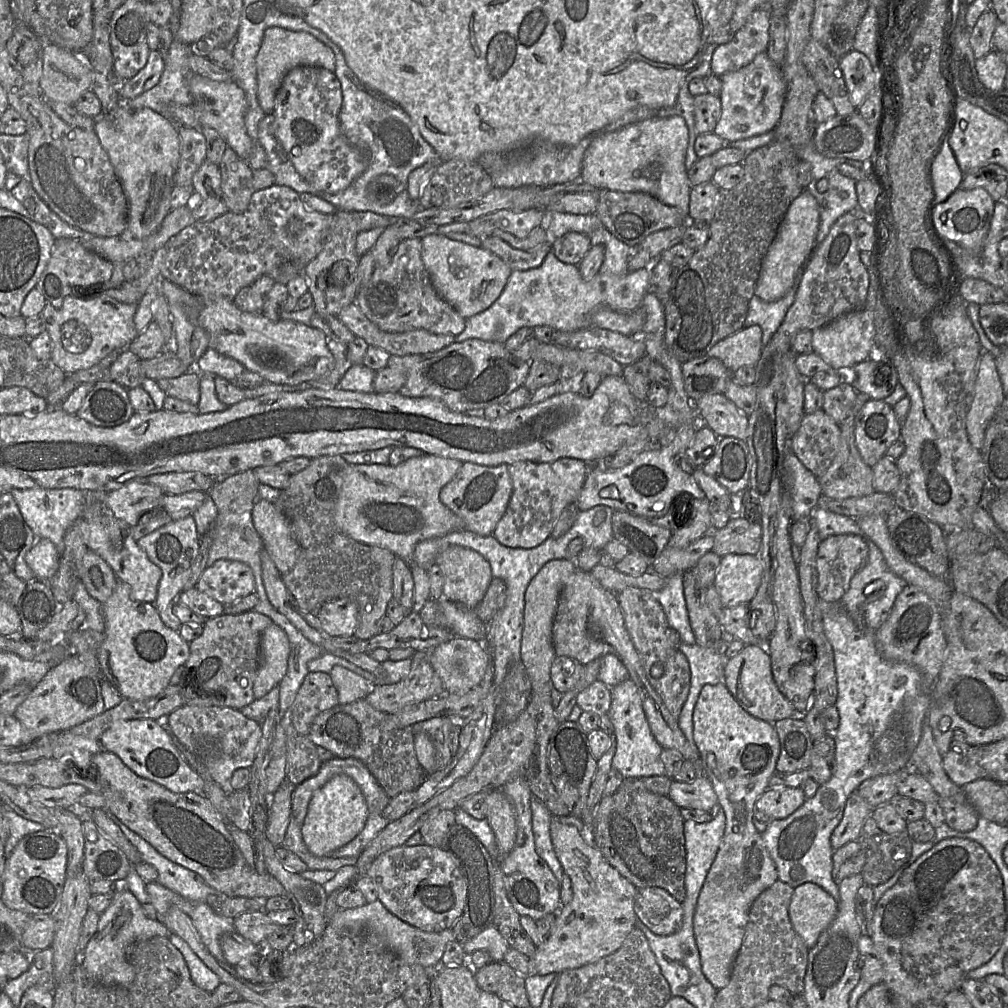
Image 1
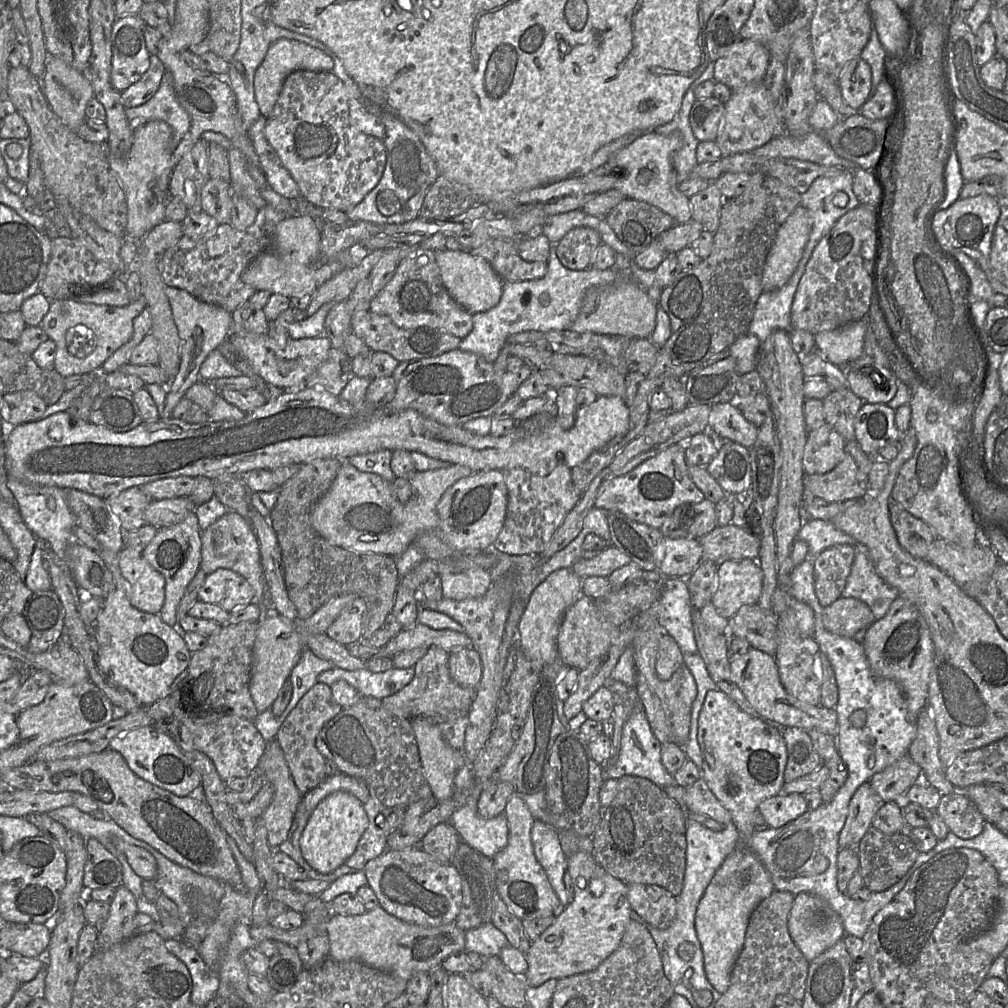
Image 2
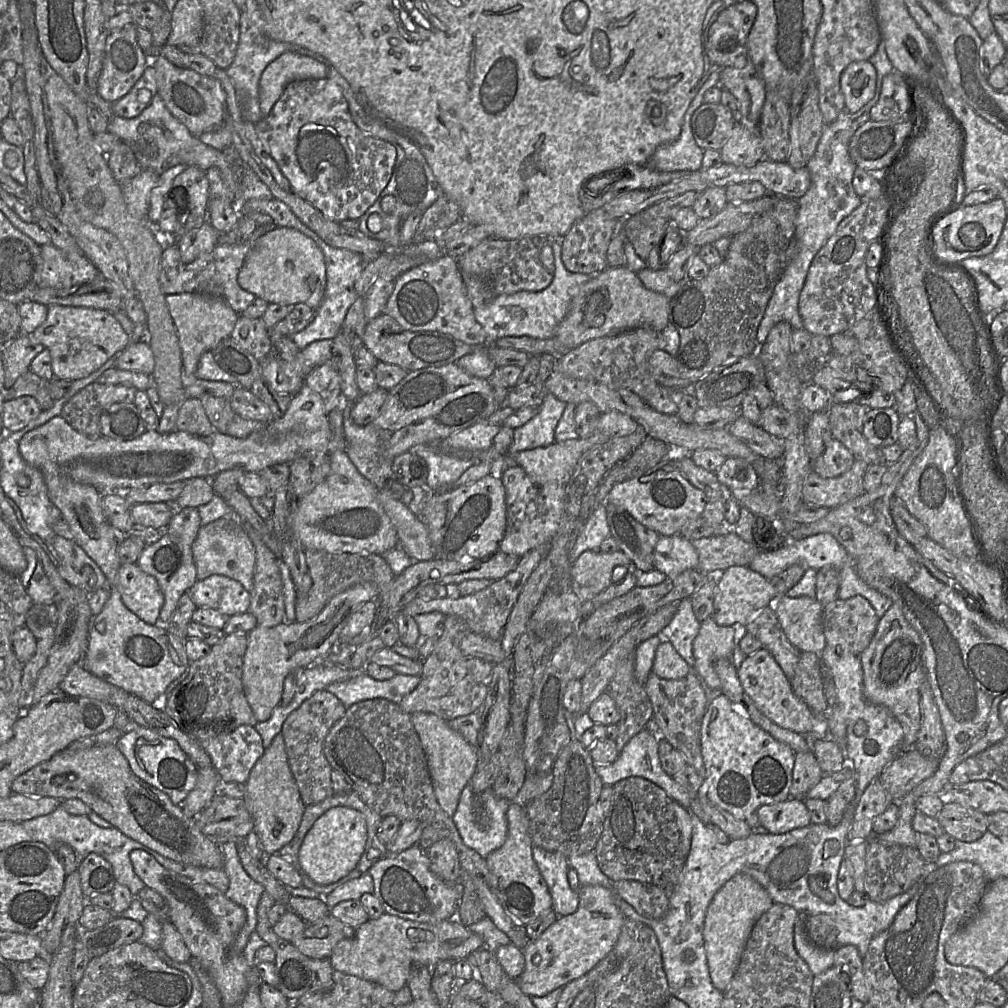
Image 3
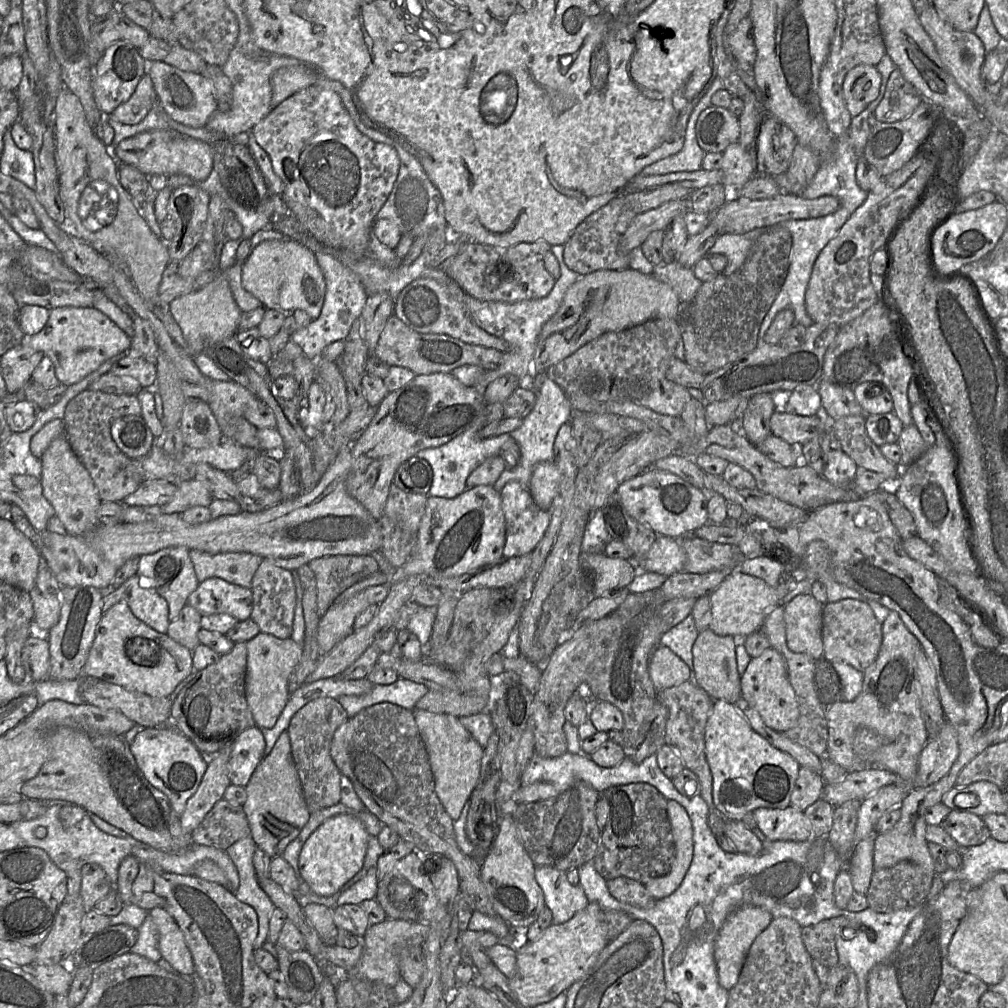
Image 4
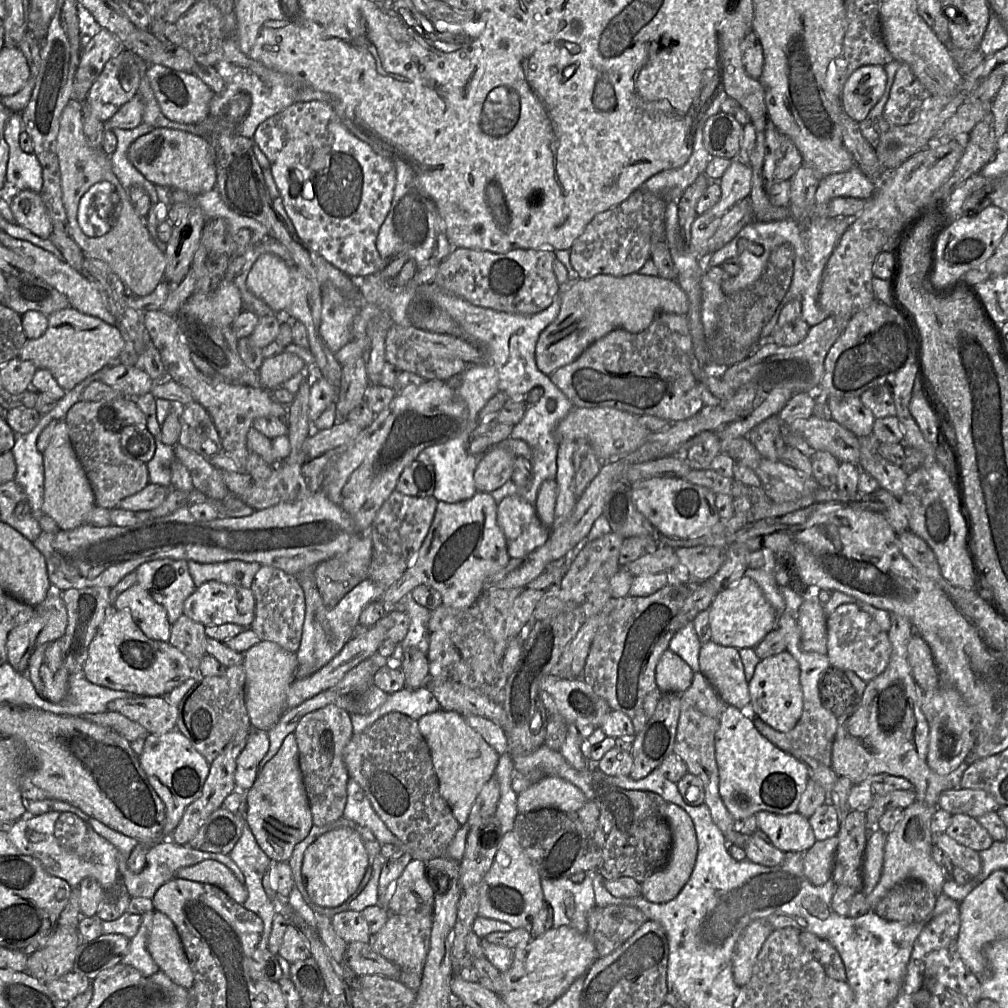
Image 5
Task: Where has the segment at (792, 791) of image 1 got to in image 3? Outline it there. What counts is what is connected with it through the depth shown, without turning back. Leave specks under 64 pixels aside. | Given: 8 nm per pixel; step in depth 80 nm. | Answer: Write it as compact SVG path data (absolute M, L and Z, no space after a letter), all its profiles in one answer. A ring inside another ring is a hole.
M789 798L783 802L762 805L755 813L760 825L771 834L783 834L811 823L803 799Z

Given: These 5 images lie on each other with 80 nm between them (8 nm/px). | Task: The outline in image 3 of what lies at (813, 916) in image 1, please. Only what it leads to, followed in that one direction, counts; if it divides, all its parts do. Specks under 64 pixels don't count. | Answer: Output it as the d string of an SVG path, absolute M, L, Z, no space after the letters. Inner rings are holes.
M799 914L794 926L794 946L814 975L819 975L834 964L836 948L825 949L814 945L806 932L807 917Z

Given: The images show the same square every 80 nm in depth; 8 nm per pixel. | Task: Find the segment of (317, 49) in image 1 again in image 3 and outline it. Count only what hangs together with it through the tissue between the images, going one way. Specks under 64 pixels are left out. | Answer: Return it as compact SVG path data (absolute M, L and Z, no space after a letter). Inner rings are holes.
M287 51L272 61L259 81L259 103L262 117L269 115L285 87L298 80L326 78L329 66L313 56Z

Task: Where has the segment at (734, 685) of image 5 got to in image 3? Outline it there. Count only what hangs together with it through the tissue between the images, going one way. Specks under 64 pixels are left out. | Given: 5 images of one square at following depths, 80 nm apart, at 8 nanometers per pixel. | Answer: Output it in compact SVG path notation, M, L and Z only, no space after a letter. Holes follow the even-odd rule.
M710 616L700 623L699 633L693 641L695 674L715 691L720 691L721 682L713 663L720 658L731 658L734 635L735 627L720 626Z

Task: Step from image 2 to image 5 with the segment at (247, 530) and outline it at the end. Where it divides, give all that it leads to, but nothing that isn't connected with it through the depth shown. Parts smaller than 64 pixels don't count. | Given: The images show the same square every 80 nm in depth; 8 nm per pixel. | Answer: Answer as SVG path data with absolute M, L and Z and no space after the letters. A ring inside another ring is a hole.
M228 560L214 563L187 561L188 571L196 587L206 581L217 580L244 588L250 588L262 565L258 562Z

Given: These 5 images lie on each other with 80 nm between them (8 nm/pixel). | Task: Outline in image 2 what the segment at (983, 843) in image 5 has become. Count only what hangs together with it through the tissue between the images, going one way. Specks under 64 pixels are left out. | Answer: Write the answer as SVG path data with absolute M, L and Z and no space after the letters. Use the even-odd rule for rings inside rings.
M955 791L941 797L935 810L949 831L961 839L979 835L985 819L964 791Z

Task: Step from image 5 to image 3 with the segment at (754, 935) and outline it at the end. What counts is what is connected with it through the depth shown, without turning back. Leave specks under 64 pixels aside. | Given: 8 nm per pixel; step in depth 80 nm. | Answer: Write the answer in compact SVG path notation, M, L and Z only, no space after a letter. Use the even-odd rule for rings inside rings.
M746 873L730 878L711 900L705 915L703 939L709 975L720 992L728 989L754 924L773 903L768 892Z

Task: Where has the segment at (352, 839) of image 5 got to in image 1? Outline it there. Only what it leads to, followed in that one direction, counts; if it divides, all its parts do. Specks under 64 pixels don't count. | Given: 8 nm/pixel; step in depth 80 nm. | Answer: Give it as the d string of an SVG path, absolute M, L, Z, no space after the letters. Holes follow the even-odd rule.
M335 775L314 792L302 825L302 839L313 855L328 856L354 839L366 820L367 805L359 786L347 775Z

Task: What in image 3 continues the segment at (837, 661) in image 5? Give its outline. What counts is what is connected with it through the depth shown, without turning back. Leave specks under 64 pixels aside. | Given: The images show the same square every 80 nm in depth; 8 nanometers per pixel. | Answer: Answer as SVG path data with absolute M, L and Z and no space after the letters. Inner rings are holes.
M861 596L836 599L822 609L826 645L860 656L869 646L879 620L871 604Z

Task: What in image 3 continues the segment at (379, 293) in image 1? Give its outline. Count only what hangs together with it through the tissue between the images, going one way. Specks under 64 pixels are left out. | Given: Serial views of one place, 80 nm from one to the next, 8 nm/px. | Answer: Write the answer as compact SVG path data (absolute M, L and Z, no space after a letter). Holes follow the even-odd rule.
M442 255L399 275L394 281L394 289L383 314L392 317L403 329L408 331L437 331L449 334L472 346L487 346L486 333L475 320L473 308L456 259Z

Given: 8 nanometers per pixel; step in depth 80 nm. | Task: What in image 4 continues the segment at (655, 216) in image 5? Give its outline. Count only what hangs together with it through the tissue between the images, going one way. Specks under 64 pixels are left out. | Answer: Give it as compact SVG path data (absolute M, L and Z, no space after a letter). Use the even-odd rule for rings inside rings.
M623 193L590 214L575 228L563 245L563 259L566 266L581 276L599 270L624 270L629 268L628 255L620 253L618 246L621 236L635 216L636 214L629 209L625 202Z

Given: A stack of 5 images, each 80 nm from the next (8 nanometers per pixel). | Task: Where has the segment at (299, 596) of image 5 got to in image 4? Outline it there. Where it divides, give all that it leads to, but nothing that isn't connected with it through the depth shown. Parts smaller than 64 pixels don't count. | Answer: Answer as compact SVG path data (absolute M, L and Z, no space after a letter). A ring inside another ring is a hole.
M262 558L253 576L251 591L251 618L258 625L260 632L271 634L280 639L290 638L293 633L296 608L296 587L292 572L275 565L268 558Z

